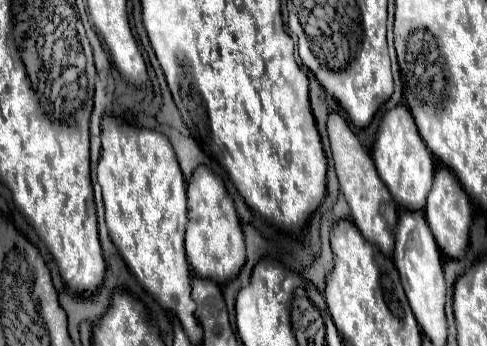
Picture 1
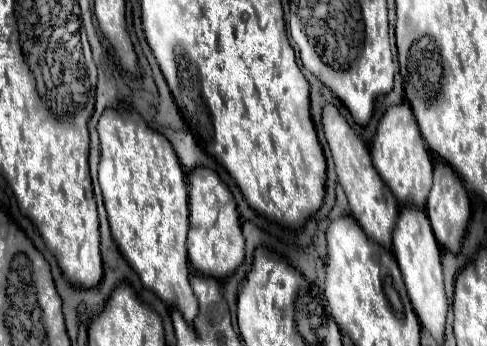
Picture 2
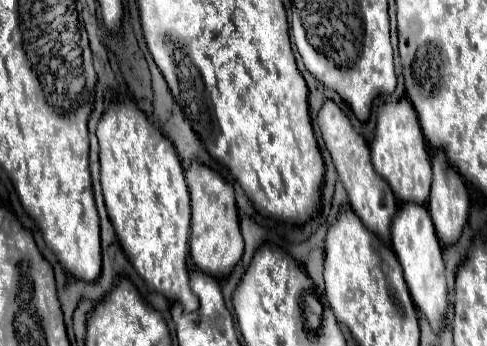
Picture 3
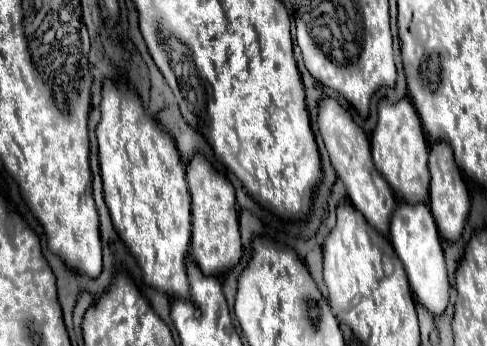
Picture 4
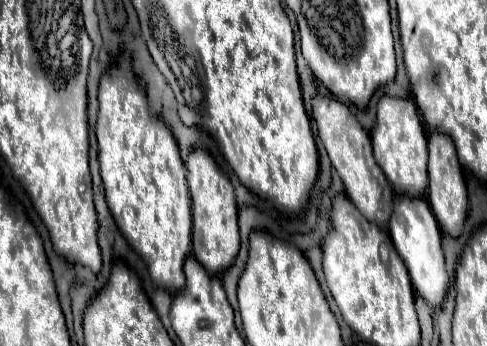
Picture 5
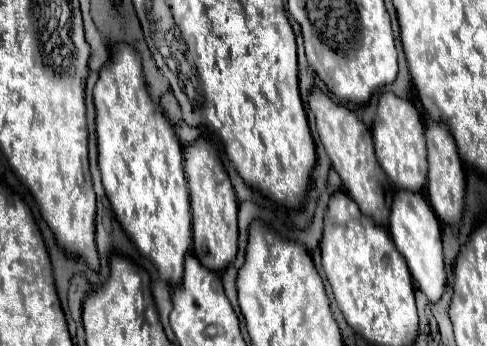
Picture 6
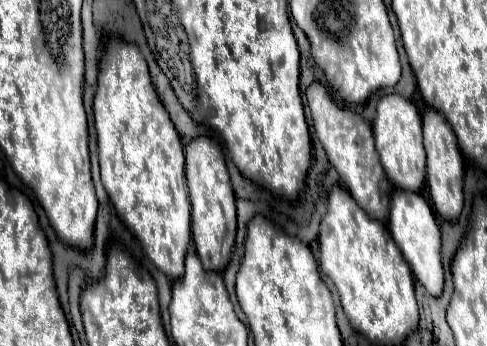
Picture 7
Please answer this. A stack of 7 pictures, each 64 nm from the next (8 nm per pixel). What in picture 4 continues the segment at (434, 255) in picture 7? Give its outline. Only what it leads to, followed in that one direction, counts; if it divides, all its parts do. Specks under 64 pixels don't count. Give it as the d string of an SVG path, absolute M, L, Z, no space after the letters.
M400 202L396 212L392 214L392 220L390 220L390 242L392 242L398 258L404 264L410 288L414 292L414 298L434 318L440 316L446 310L446 306L448 306L450 284L448 284L448 274L446 274L440 234L438 234L436 222L432 220L432 214L430 214L428 206L422 204L422 202L420 204Z

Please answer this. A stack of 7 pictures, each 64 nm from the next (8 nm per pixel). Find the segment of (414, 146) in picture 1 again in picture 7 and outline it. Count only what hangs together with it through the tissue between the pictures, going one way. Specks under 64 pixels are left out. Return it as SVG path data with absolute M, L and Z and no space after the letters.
M386 94L378 102L378 114L372 122L372 130L376 152L380 156L386 176L396 188L418 192L426 178L426 152L422 146L422 118L418 114L418 108L400 94Z

